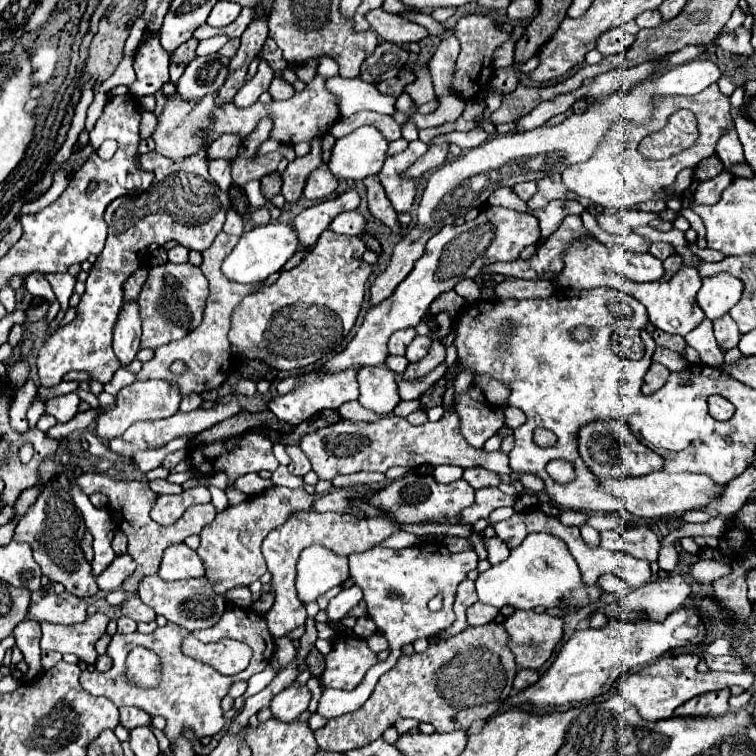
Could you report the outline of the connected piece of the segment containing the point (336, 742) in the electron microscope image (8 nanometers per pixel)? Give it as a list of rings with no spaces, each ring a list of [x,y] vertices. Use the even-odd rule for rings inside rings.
[[[499,623],[483,625],[483,627],[467,627],[463,633],[449,637],[449,639],[439,639],[435,645],[429,645],[425,653],[413,653],[411,657],[403,655],[397,665],[387,671],[381,681],[377,683],[373,695],[365,701],[365,705],[353,713],[329,719],[323,729],[315,731],[317,745],[325,751],[351,751],[357,747],[367,745],[367,741],[375,741],[383,735],[385,729],[395,725],[397,719],[413,717],[423,723],[431,723],[439,733],[449,733],[457,729],[469,729],[469,725],[477,719],[489,719],[509,697],[513,679],[517,673],[517,663],[515,657],[509,649],[509,633],[503,629]]]

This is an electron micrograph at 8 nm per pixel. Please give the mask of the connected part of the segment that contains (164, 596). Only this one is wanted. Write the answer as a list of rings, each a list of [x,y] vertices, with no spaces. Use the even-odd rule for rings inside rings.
[[[151,575],[139,583],[139,597],[145,605],[155,609],[157,615],[163,615],[167,621],[177,623],[189,631],[213,627],[227,609],[225,597],[213,591],[207,577],[197,577],[187,581],[163,581],[159,575]]]

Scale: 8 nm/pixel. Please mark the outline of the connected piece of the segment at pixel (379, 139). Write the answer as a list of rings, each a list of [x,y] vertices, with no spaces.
[[[359,127],[353,133],[335,141],[327,169],[335,177],[365,179],[377,175],[383,167],[387,153],[387,141],[375,127]]]

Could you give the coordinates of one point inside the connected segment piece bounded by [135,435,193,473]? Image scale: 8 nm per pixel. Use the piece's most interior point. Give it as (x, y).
(148, 460)

